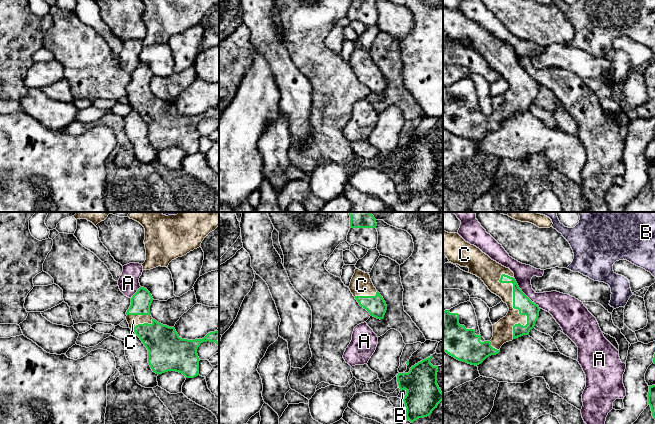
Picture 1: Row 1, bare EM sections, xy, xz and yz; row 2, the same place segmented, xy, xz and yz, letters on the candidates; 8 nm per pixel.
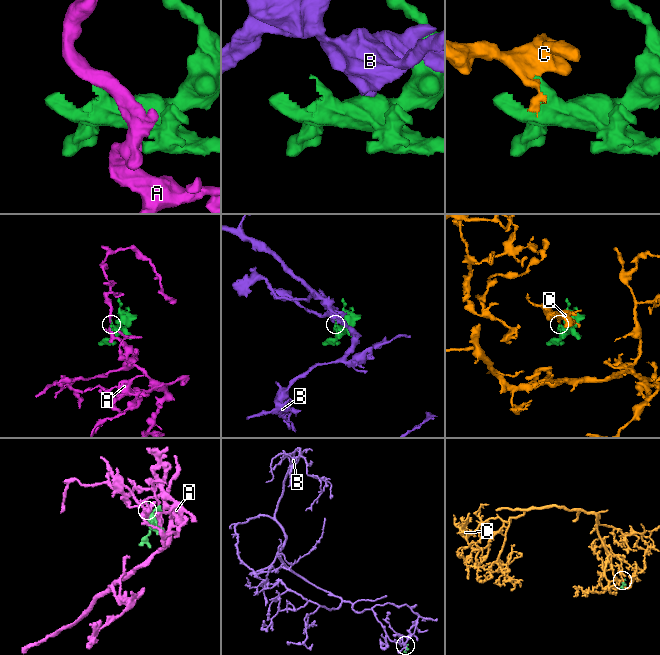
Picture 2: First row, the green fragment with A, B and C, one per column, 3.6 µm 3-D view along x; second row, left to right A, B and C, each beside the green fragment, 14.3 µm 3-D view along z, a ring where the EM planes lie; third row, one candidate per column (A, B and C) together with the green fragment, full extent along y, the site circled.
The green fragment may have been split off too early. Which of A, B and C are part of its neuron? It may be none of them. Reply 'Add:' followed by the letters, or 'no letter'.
Add: C

